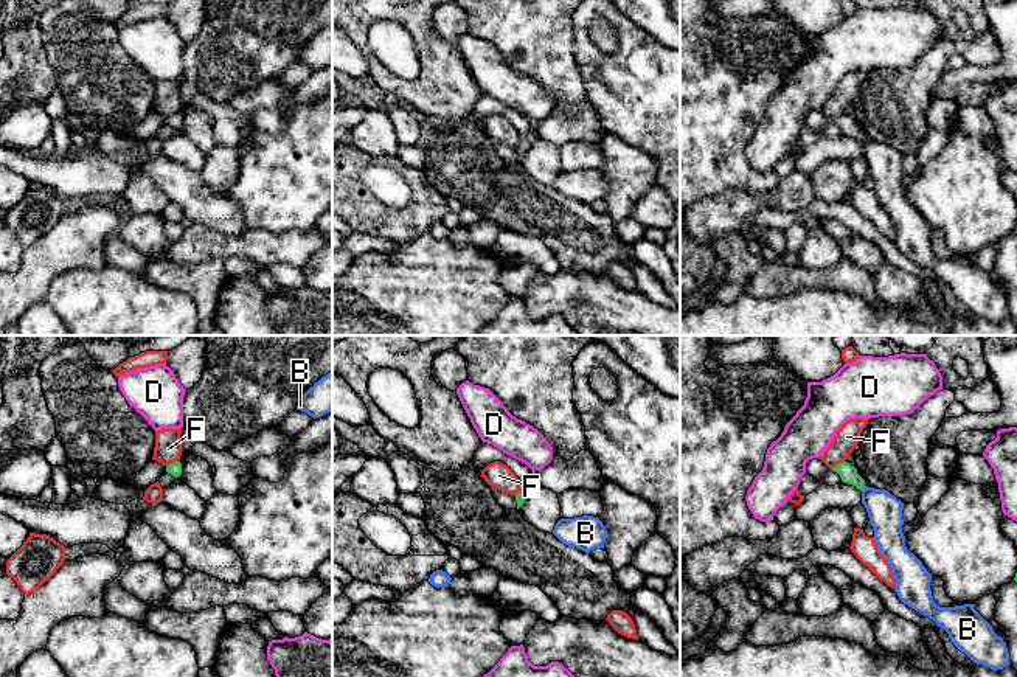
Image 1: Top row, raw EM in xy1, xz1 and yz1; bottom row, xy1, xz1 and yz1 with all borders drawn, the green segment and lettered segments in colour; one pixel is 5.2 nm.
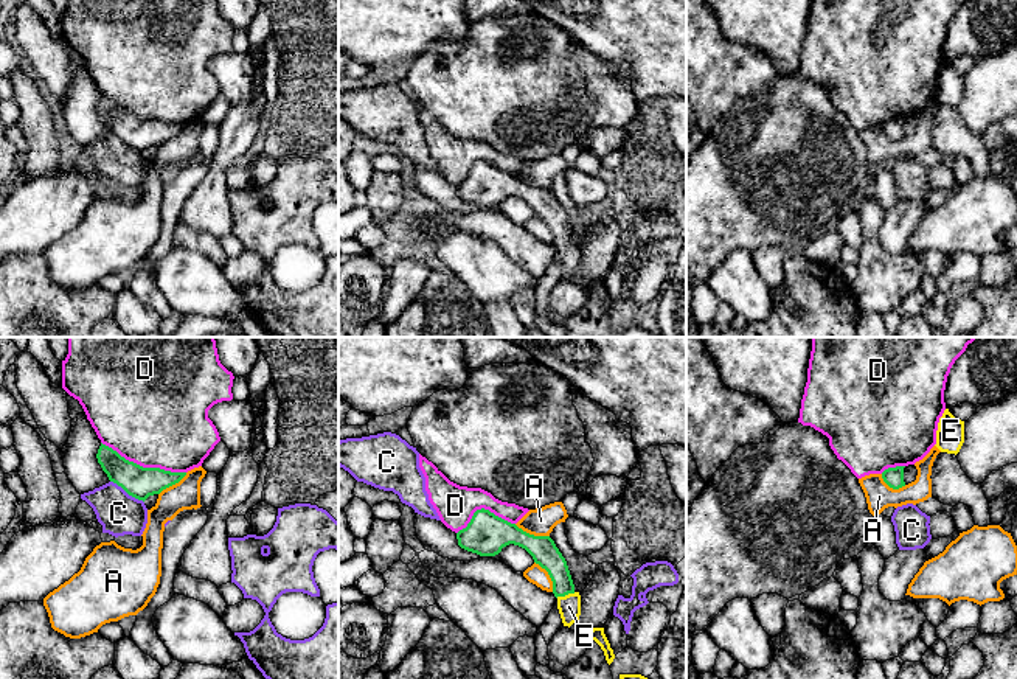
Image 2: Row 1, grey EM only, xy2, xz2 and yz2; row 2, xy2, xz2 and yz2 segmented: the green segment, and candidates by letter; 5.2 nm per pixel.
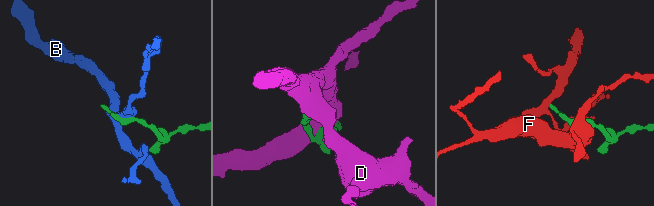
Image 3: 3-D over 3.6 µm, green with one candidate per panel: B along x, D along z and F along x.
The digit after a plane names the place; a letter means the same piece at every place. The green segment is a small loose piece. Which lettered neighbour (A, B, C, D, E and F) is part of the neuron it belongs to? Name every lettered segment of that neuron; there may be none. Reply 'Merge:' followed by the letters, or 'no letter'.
Merge: E

